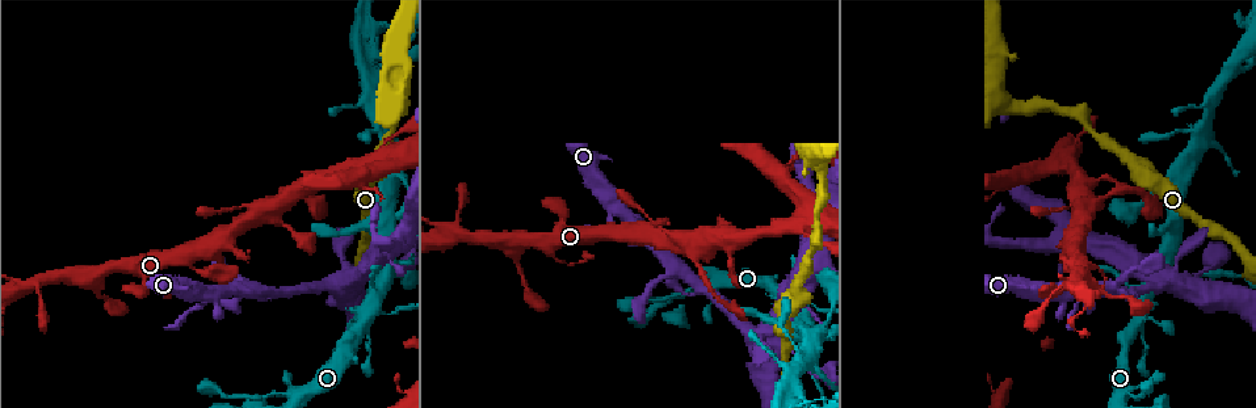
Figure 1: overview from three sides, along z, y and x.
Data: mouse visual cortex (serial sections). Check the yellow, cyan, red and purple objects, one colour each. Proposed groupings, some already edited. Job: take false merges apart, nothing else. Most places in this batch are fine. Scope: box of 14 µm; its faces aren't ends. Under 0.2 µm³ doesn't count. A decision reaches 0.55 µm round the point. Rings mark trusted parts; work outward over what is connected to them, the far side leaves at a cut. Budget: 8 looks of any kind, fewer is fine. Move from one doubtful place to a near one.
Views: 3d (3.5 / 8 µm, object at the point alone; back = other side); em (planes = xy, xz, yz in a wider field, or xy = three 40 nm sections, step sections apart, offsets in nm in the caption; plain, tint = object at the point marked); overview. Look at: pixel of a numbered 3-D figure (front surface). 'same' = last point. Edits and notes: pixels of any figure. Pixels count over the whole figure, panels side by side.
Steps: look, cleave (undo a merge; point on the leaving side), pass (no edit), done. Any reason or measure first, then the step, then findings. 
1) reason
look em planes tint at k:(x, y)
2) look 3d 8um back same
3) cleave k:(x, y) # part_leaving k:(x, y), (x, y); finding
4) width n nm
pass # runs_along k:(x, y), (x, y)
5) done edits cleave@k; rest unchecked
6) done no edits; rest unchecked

sudden change in width
look 3d 8um at 1:(376, 282)

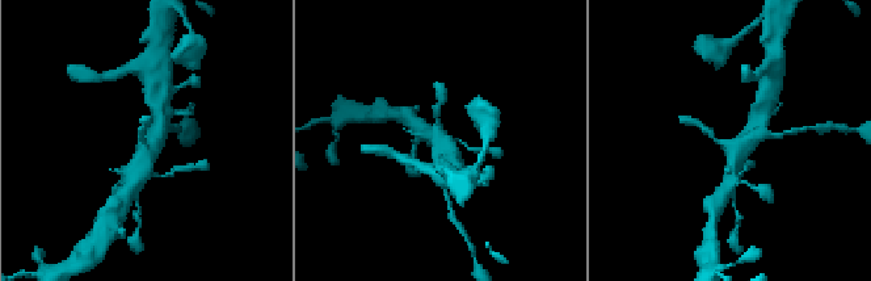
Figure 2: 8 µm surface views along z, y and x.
look 3d 3.5um at 2:(138, 145)

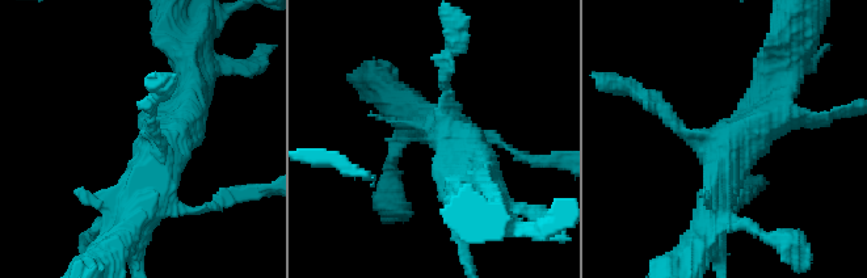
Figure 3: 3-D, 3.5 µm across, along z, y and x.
now the EM
look em planes tint at 3:(444, 148)

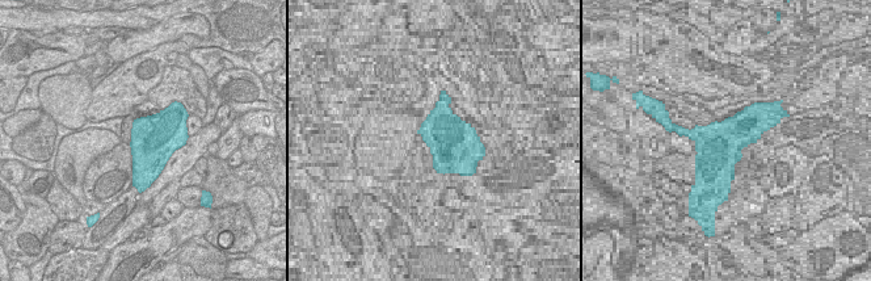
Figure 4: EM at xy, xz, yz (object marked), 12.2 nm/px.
pass # runs_along 3:(707, 223), (724, 155), (782, 79); continuous, no second cell

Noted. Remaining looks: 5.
look 3d 8um at 1:(814, 375)

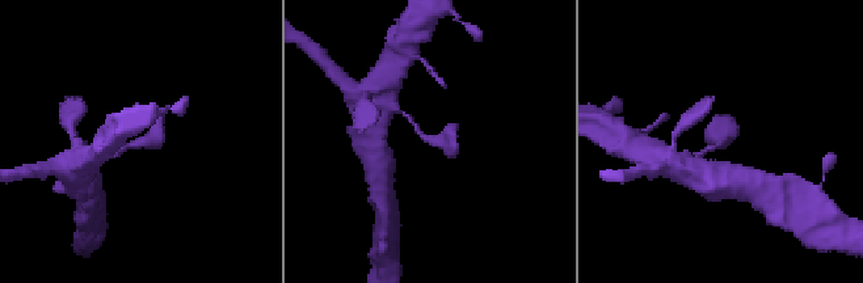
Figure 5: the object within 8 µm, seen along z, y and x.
need the tissue
look em planes tint at 5:(719, 145)

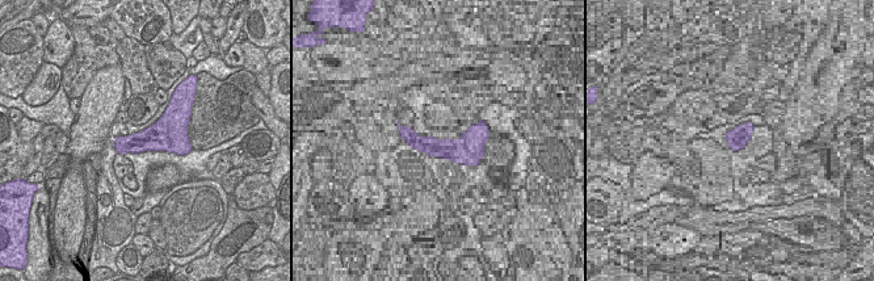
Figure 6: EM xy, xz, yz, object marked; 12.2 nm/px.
width 380 nm
pass # runs_along 5:(110, 155), (150, 142), (160, 122); one cell here

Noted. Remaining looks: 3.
sharp bend
look 3d 3.5um at 1:(1239, 24)

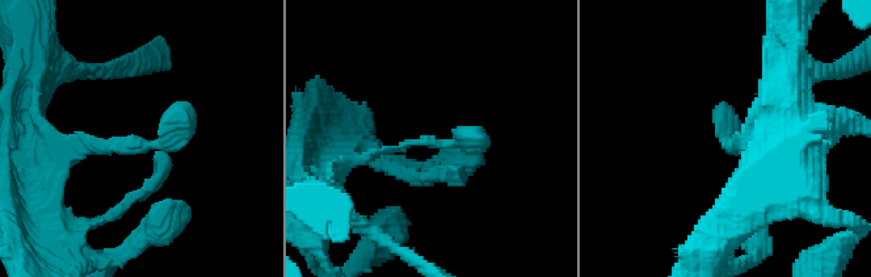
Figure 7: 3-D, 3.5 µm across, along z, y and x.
arm_widths 200, 200 nm; shape alone is not enough
look em xy step 1 tint at 7:(122, 148)

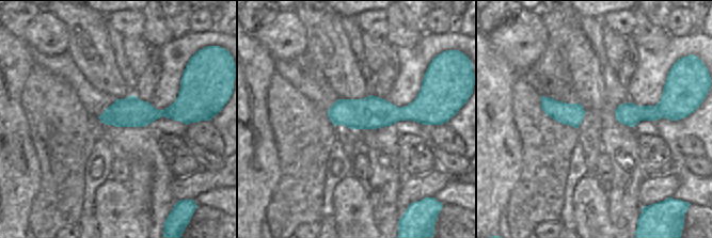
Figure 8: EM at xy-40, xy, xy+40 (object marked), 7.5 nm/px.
pass # runs_along 7:(49, 138), (158, 146), (173, 105); continuous, no second cell

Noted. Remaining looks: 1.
done no edits; rest unchecked

